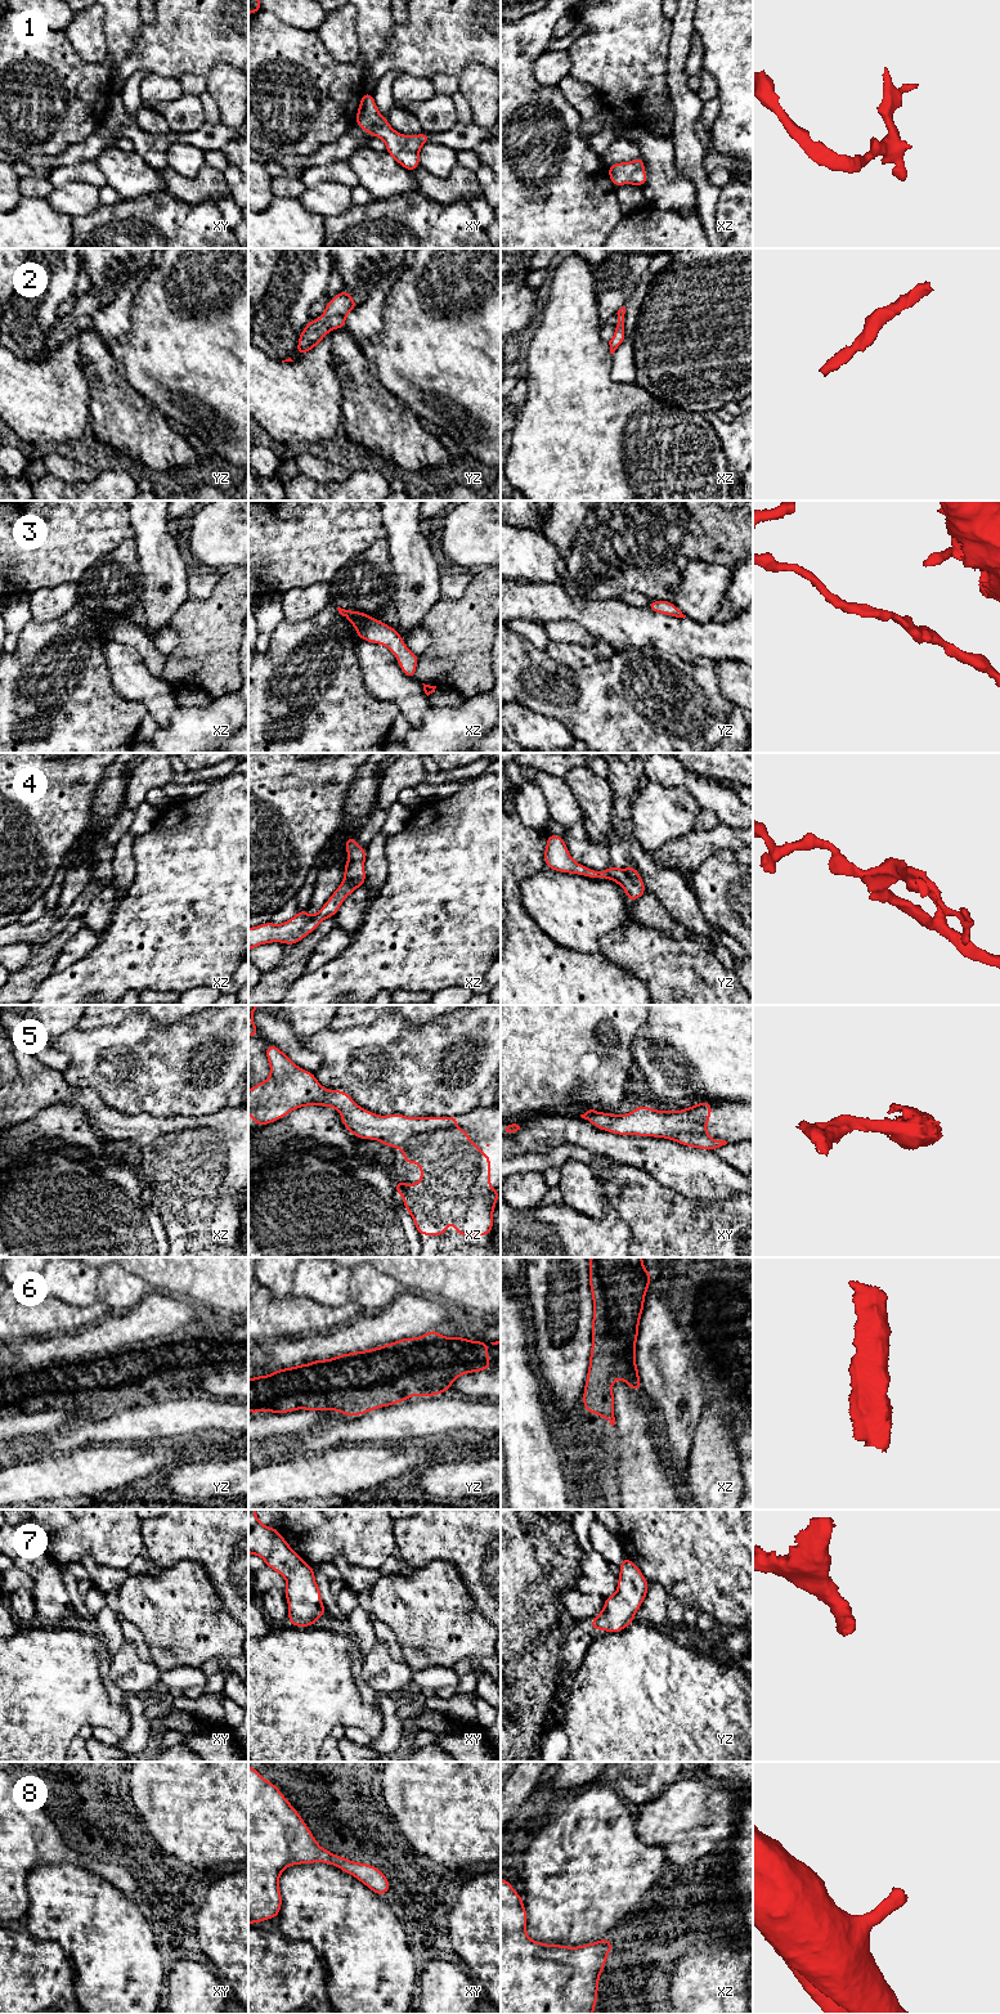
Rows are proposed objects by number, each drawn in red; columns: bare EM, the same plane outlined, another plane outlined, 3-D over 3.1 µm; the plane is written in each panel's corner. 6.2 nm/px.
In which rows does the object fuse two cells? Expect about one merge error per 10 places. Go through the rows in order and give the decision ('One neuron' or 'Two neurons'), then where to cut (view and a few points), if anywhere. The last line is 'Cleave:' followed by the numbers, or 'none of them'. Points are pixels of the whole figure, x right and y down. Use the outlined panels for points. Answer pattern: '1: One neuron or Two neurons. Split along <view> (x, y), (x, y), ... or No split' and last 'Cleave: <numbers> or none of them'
1: One neuron. No split
2: One neuron. No split
3: One neuron. No split
4: One neuron. No split
5: One neuron. No split
6: One neuron. No split
7: One neuron. No split
8: One neuron. No split
Cleave: none of them

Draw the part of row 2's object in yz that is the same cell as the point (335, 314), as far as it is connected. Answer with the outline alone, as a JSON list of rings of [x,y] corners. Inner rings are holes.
[[[345,288],[332,297],[327,302],[322,318],[310,319],[304,331],[299,335],[297,355],[304,355],[314,349],[329,331],[338,328],[345,329],[347,313],[358,306],[359,305]]]

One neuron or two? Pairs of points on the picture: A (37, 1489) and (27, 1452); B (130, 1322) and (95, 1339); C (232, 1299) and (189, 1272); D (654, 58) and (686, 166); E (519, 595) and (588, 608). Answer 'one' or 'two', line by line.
A: two
B: one
C: one
D: two
E: one

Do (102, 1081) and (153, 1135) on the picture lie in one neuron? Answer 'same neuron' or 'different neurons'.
different neurons

